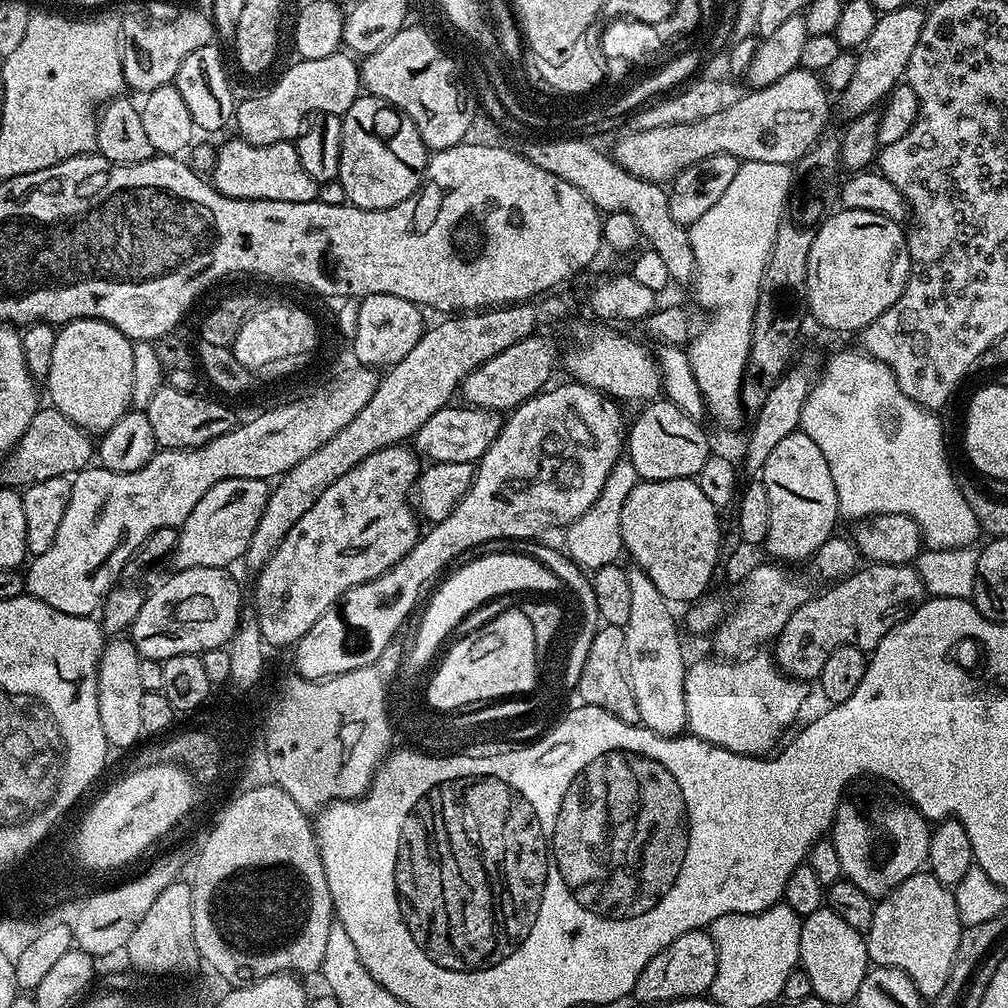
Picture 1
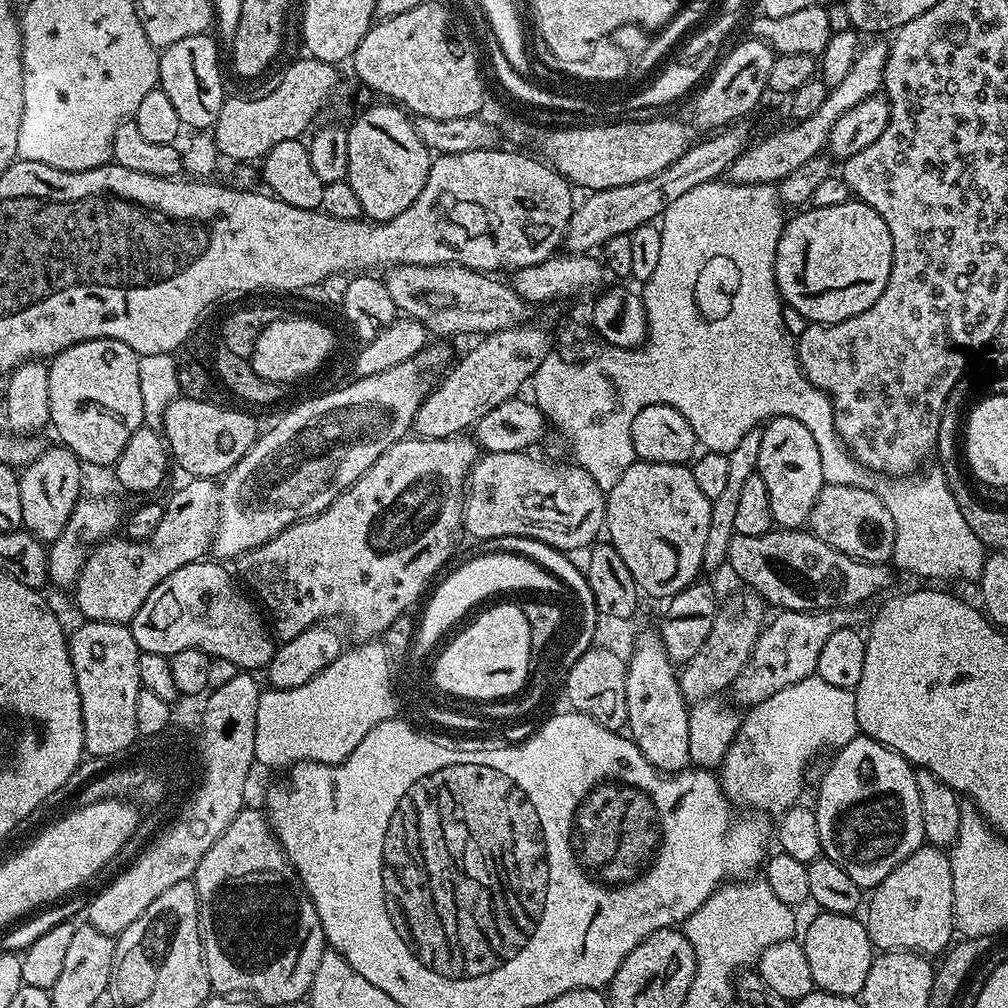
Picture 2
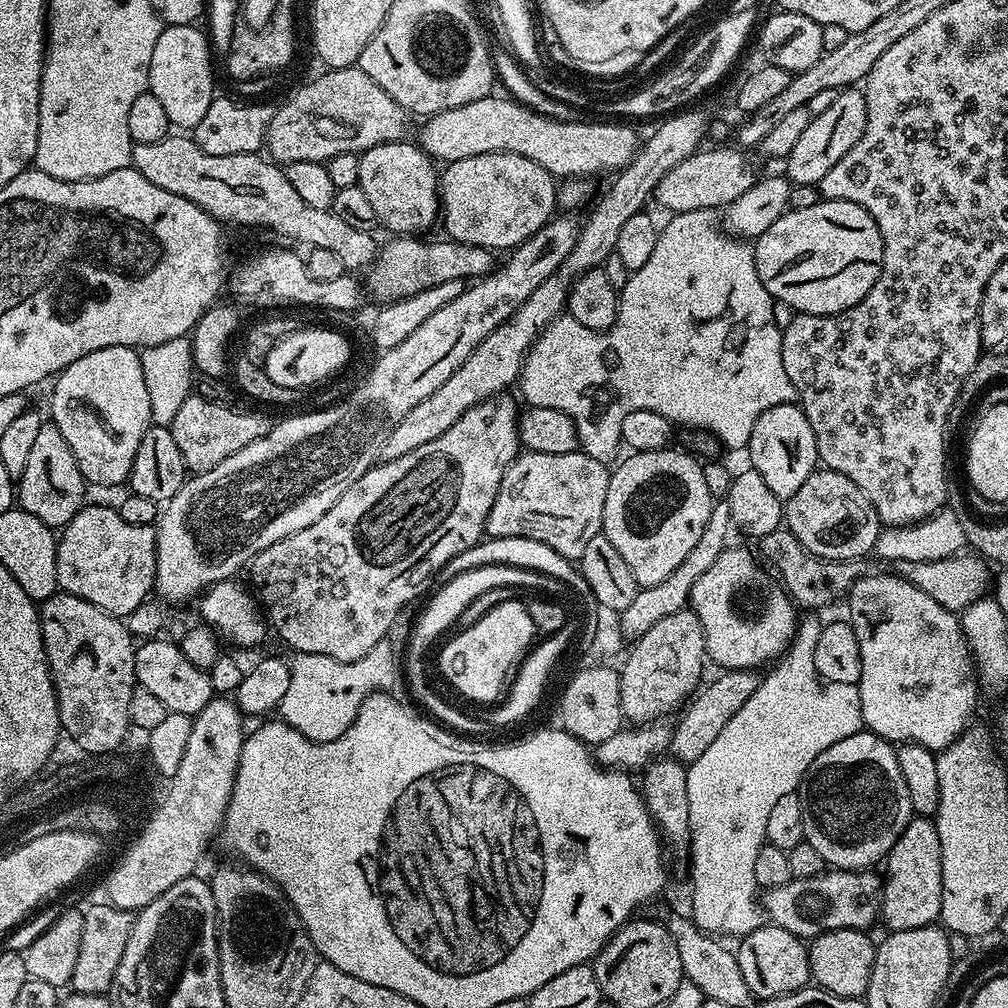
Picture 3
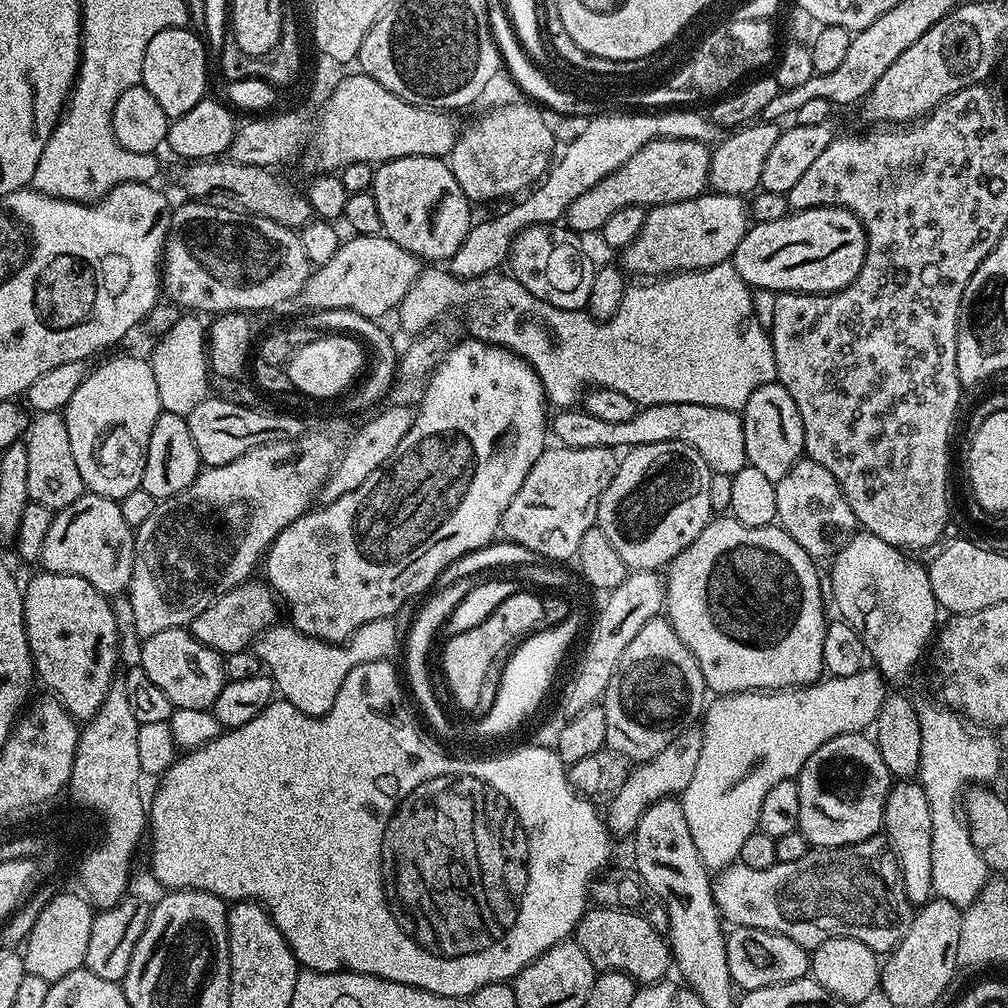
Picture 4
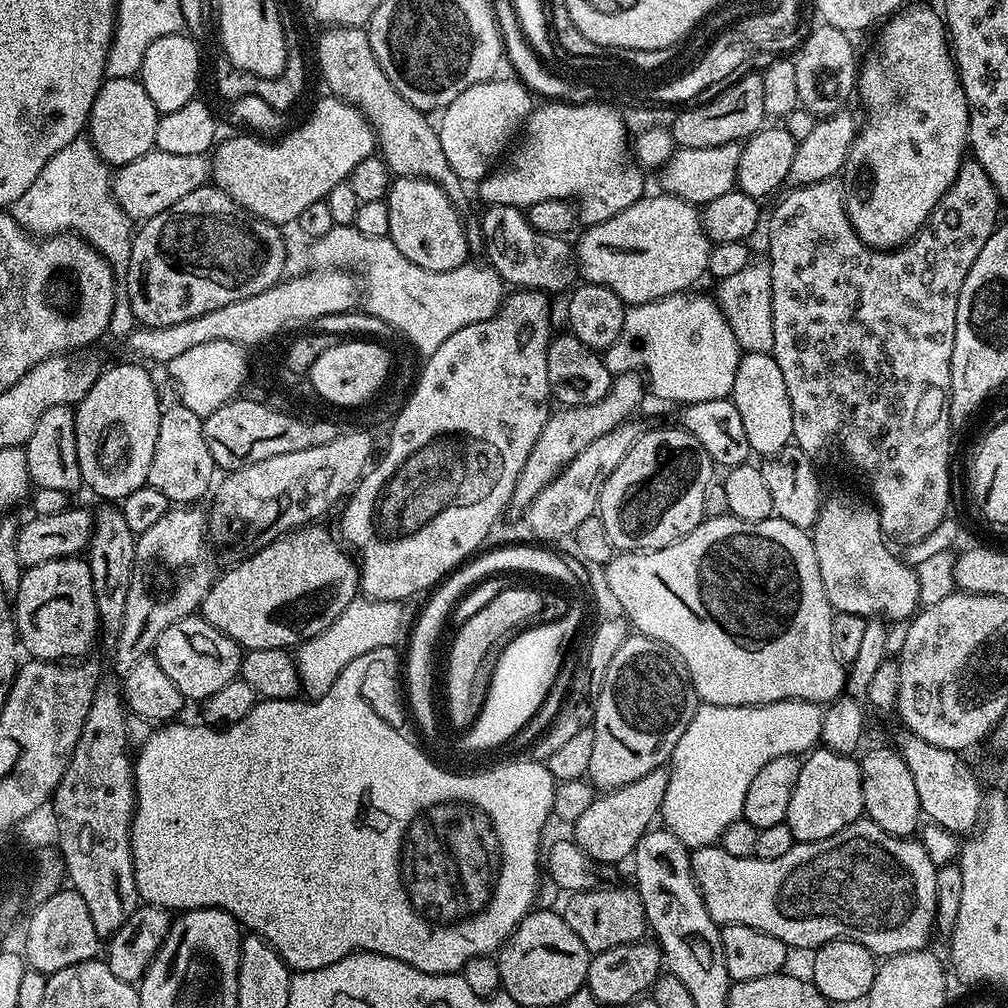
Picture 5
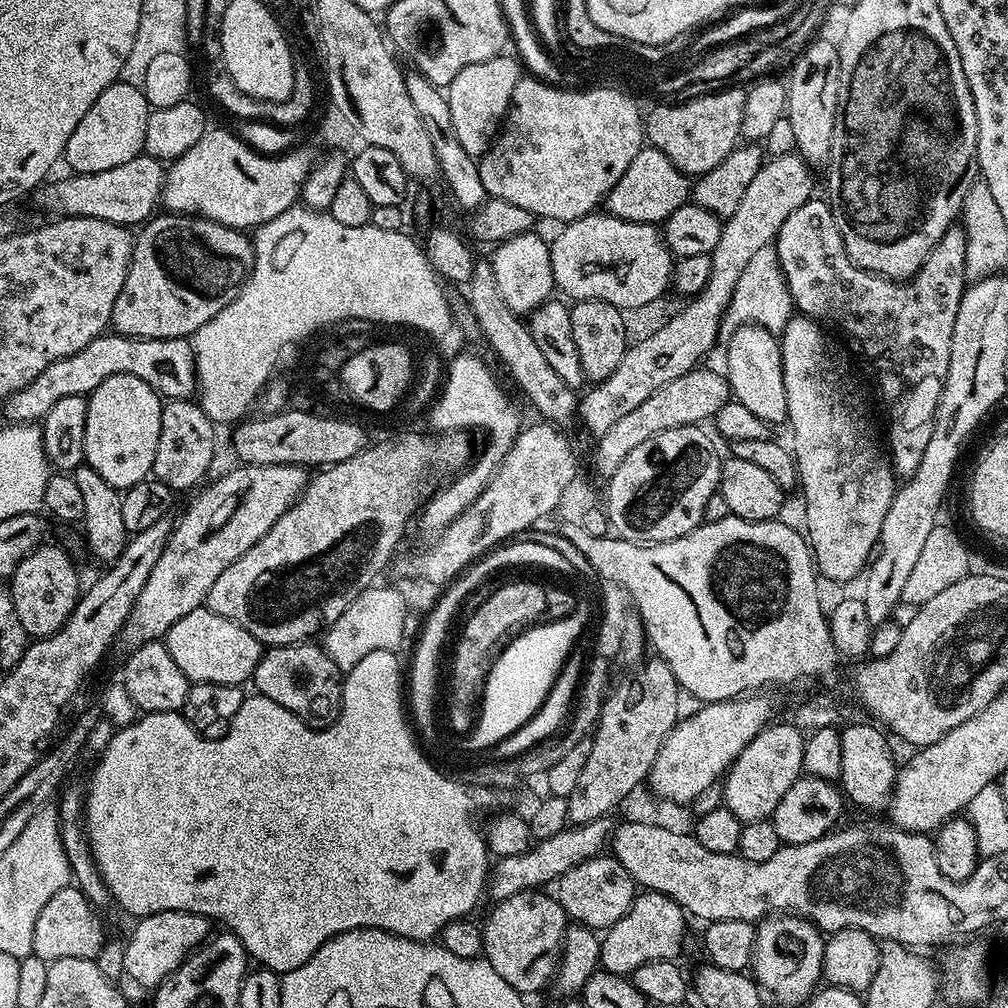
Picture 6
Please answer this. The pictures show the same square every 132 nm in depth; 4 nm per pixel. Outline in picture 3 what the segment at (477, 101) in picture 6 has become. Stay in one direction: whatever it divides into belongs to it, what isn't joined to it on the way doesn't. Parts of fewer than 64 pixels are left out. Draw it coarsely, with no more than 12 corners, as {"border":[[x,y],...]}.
{"border":[[525,156],[451,161],[443,235],[511,250],[557,211],[557,181]]}

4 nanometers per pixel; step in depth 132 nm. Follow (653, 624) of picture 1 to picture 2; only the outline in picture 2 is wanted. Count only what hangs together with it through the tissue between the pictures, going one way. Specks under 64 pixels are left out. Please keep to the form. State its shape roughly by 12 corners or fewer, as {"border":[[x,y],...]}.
{"border":[[655,631],[626,661],[627,735],[662,774],[690,758],[690,705]]}

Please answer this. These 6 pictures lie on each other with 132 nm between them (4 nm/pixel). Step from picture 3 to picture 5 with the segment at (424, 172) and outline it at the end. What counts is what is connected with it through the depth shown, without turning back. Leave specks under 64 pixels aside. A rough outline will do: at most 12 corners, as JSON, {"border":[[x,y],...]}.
{"border":[[396,176],[388,239],[422,270],[469,263],[462,213],[434,182]]}

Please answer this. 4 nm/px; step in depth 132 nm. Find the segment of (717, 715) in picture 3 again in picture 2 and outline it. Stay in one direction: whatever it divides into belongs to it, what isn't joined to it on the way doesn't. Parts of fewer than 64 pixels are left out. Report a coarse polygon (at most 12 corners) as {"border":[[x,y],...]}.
{"border":[[847,608],[780,610],[765,623],[737,705],[761,704],[813,675]]}

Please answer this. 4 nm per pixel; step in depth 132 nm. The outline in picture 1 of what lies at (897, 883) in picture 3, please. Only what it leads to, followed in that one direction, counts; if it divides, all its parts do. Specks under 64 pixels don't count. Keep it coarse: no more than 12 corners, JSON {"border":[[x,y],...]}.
{"border":[[927,870],[875,901],[868,959],[942,994],[961,922]]}

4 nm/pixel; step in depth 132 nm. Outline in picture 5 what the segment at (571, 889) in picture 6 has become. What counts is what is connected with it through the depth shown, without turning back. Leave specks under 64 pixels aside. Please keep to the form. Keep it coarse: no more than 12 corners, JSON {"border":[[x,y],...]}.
{"border":[[635,887],[573,892],[562,908],[592,954],[643,941]]}

